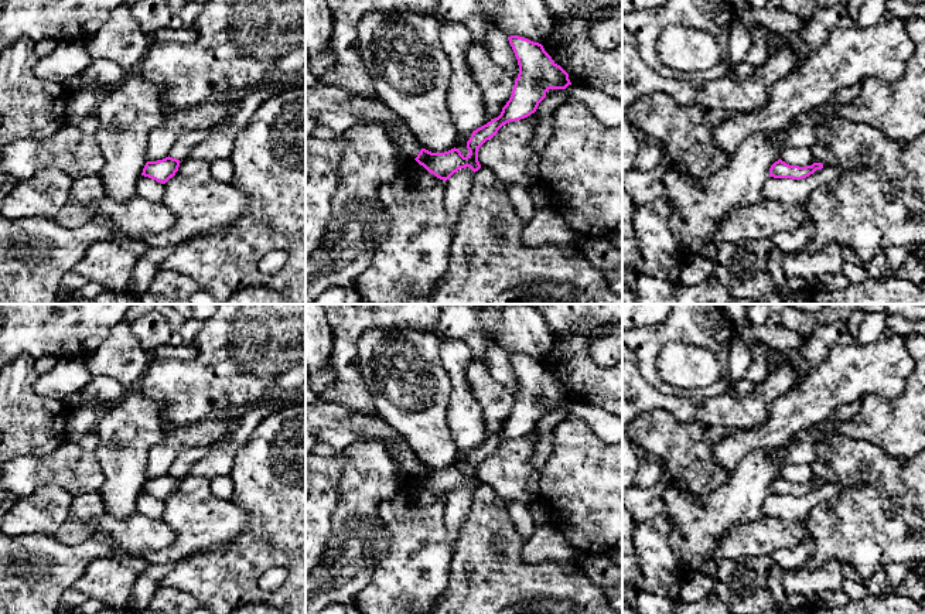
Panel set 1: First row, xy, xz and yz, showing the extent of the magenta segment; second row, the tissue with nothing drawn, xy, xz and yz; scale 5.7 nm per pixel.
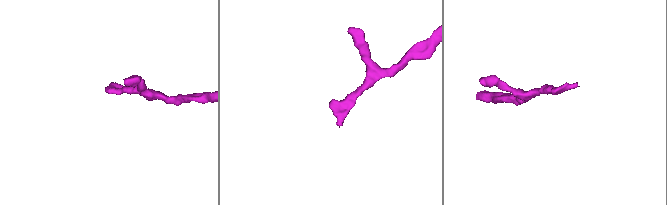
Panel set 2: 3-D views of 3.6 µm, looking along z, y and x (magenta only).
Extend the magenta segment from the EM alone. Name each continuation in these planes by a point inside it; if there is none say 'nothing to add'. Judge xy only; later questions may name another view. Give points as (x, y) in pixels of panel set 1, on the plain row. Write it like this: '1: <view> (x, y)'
nothing to add

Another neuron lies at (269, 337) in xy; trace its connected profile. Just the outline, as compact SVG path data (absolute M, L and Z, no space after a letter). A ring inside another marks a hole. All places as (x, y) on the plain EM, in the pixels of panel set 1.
M218 304L216 313L204 321L194 340L198 355L190 361L151 359L141 376L143 395L163 403L161 419L167 427L190 426L206 419L242 419L253 407L286 407L306 399L306 304Z

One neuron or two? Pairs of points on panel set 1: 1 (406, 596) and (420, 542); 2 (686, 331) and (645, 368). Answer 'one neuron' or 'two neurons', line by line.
1: one neuron
2: one neuron

